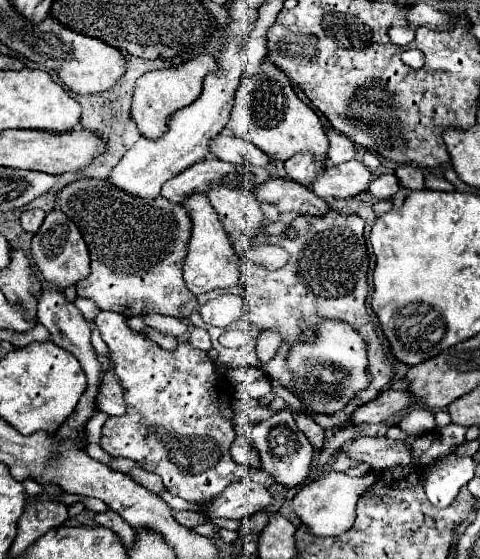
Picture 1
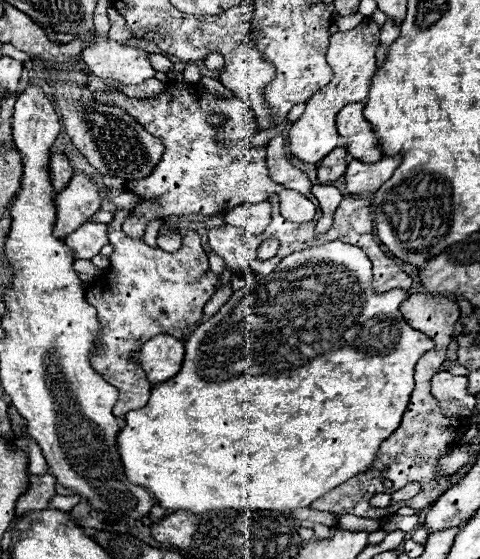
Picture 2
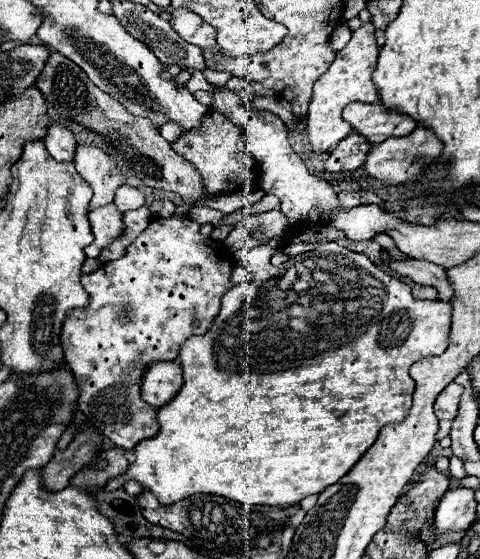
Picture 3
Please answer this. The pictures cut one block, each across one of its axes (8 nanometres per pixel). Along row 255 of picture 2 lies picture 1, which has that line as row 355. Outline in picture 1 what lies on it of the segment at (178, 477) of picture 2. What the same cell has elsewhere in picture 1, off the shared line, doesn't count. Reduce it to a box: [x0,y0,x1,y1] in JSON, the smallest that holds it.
[288,322,368,414]

